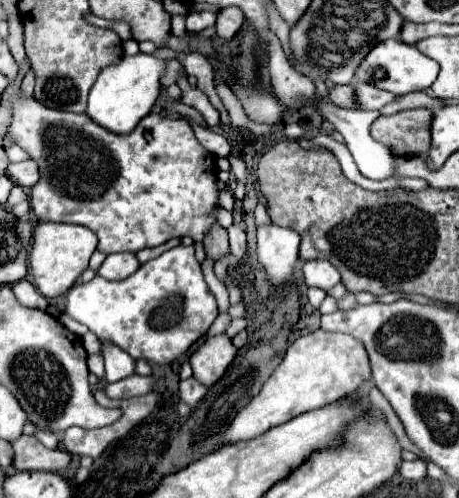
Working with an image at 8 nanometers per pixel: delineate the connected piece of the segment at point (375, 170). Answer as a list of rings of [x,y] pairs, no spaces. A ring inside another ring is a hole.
[[[318,101],[318,109],[324,113],[324,117],[342,133],[346,147],[350,149],[360,173],[374,181],[384,181],[396,173],[396,155],[382,143],[374,141],[370,135],[370,125],[374,119],[378,119],[380,111],[364,111],[364,109],[342,109],[332,105],[330,101]]]

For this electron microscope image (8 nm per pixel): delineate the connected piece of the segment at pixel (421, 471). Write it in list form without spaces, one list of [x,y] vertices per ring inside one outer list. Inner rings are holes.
[[[422,459],[404,461],[404,463],[400,465],[400,475],[402,475],[406,481],[424,479],[424,477],[426,477],[426,463],[424,463]]]

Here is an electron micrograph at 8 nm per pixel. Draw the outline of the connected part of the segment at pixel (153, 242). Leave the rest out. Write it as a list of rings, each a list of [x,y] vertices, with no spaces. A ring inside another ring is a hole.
[[[16,89],[12,93],[12,123],[8,127],[8,135],[12,137],[12,141],[16,145],[20,145],[40,167],[40,181],[30,189],[30,203],[32,209],[38,217],[38,221],[60,221],[60,223],[76,223],[76,225],[84,225],[88,229],[92,229],[98,237],[98,251],[110,255],[110,253],[136,253],[140,249],[146,247],[156,247],[164,241],[168,241],[170,237],[192,237],[194,241],[204,241],[204,235],[208,233],[208,227],[212,227],[212,223],[216,223],[214,211],[218,209],[218,169],[216,169],[216,157],[204,149],[200,145],[200,141],[196,139],[192,127],[188,125],[186,119],[182,117],[166,117],[166,115],[158,115],[158,113],[150,113],[146,115],[138,125],[136,131],[132,131],[130,135],[114,135],[106,129],[102,129],[100,125],[96,125],[94,121],[90,121],[86,115],[76,115],[76,113],[64,113],[64,111],[54,111],[44,107],[42,103],[38,103],[36,99],[20,99],[20,89]]]

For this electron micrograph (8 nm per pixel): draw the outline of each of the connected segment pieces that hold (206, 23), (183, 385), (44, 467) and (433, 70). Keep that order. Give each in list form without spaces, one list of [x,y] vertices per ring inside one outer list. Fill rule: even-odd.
[[[196,11],[186,17],[186,29],[190,33],[212,27],[214,23],[216,23],[216,13],[212,13],[212,11]]]
[[[194,377],[180,381],[180,399],[186,401],[190,407],[196,407],[196,403],[206,395],[208,387],[198,383]]]
[[[20,435],[12,443],[12,467],[18,471],[62,471],[70,463],[64,449],[48,449],[34,435]]]
[[[388,39],[388,41],[382,41],[380,45],[376,45],[366,55],[366,59],[356,69],[356,77],[358,77],[358,81],[370,83],[378,89],[392,91],[396,95],[406,95],[406,93],[412,93],[412,91],[428,89],[436,81],[438,69],[440,69],[438,63],[434,59],[426,57],[424,53],[420,53],[416,49],[416,45],[408,45],[408,43],[398,41],[398,39]]]

